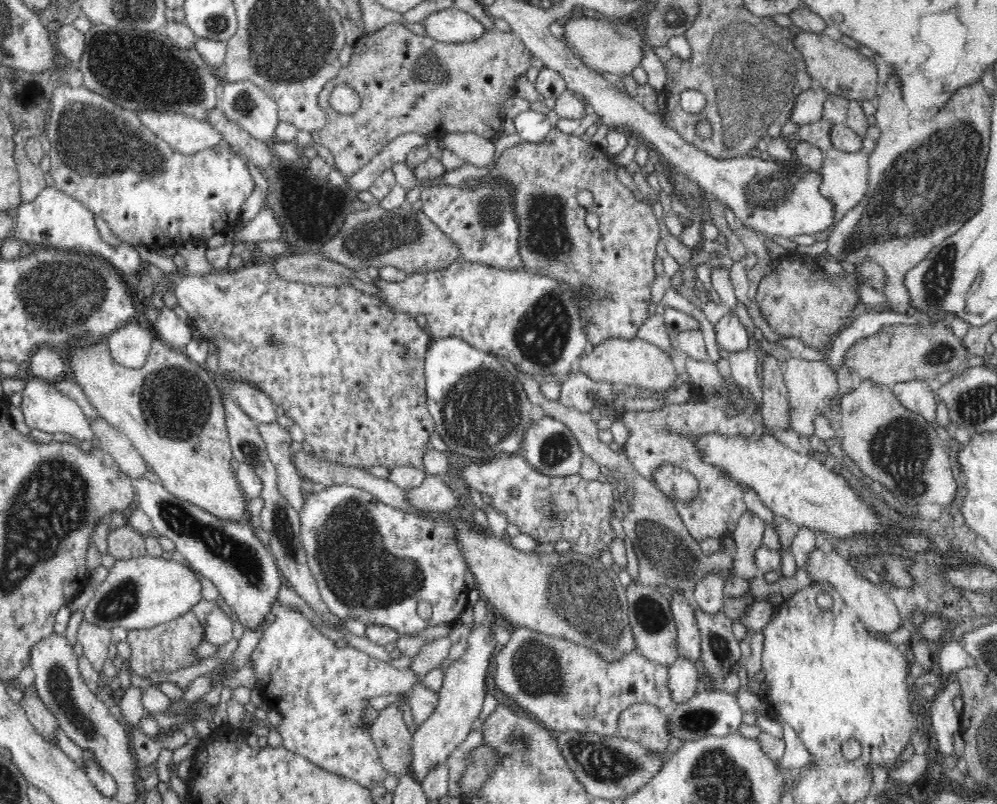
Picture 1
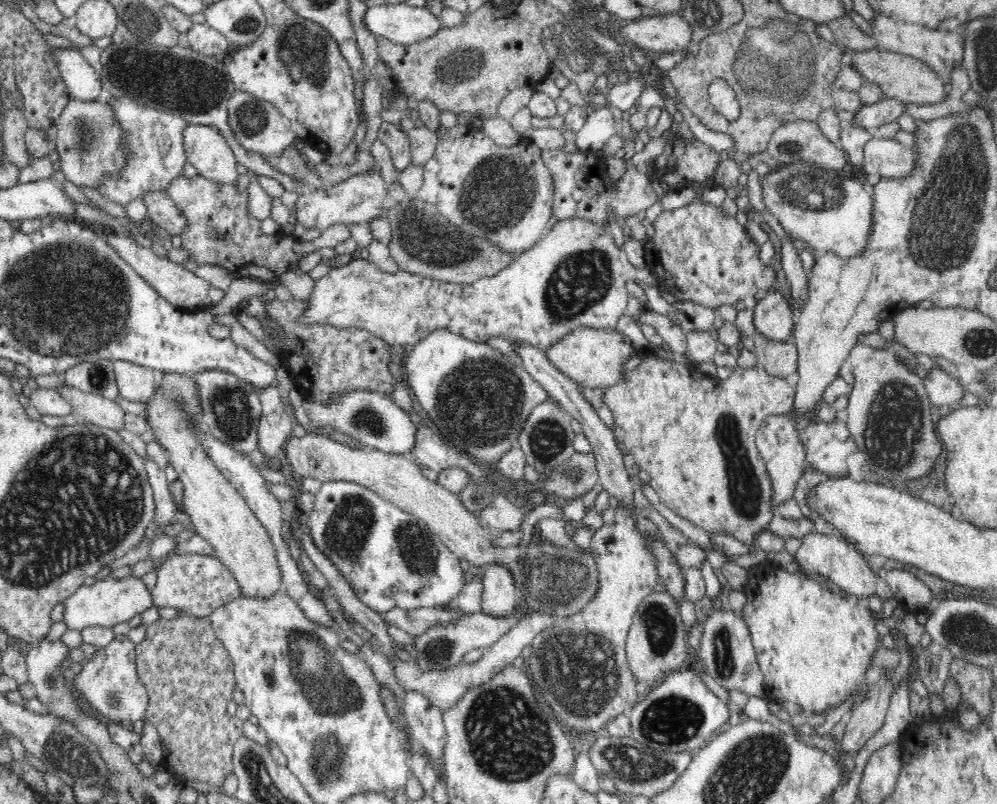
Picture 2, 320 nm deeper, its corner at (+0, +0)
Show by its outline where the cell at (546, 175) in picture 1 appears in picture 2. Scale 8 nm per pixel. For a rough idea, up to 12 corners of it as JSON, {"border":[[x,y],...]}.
{"border":[[541,150],[552,173],[552,222],[606,210],[634,216],[658,200],[628,165],[619,183],[598,152]]}

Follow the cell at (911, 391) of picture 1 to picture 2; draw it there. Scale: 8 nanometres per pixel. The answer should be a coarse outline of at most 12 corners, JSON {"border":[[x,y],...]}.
{"border":[[930,366],[923,383],[933,406],[954,408],[962,384]]}

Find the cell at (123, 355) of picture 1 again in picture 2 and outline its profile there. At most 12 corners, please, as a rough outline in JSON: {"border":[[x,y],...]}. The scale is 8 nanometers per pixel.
{"border":[[124,360],[112,364],[119,395],[146,405],[159,372]]}

